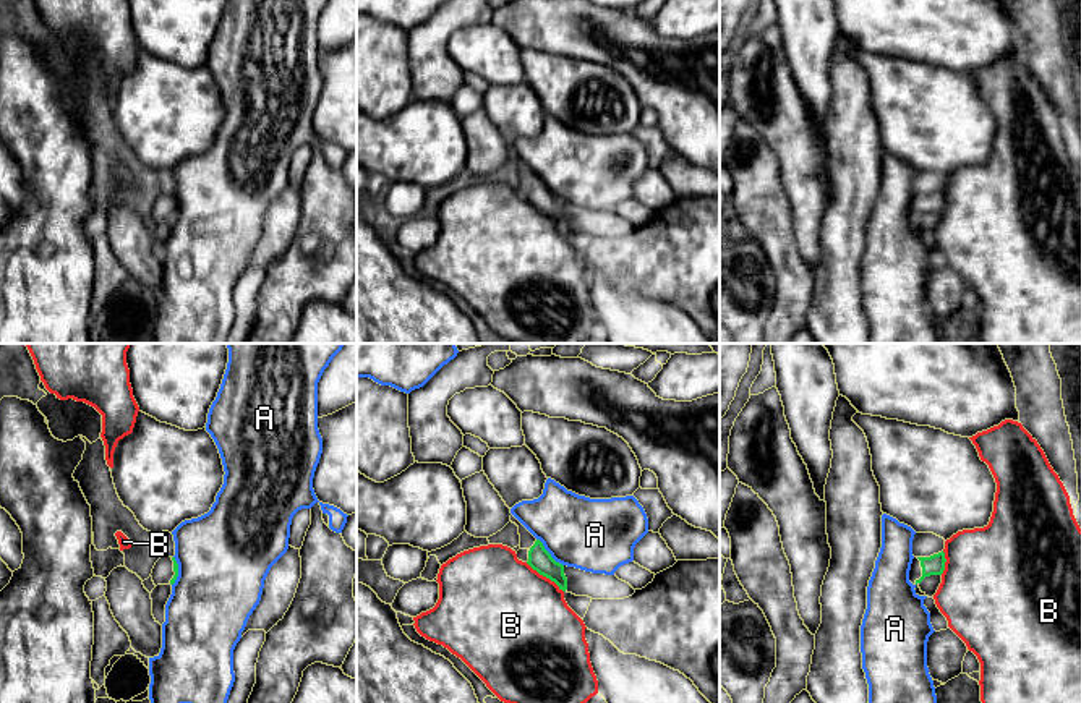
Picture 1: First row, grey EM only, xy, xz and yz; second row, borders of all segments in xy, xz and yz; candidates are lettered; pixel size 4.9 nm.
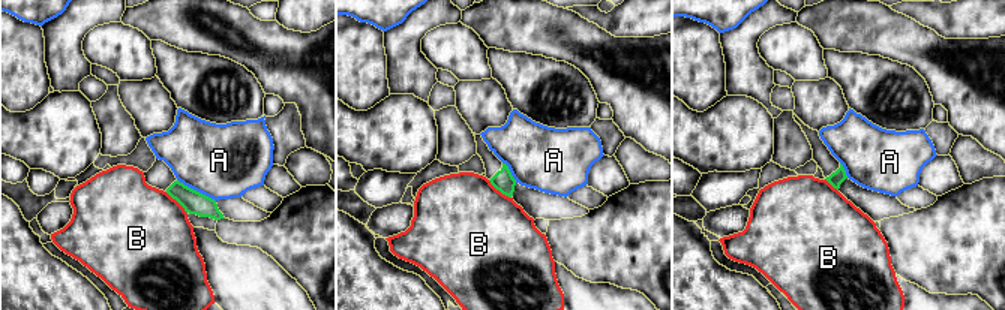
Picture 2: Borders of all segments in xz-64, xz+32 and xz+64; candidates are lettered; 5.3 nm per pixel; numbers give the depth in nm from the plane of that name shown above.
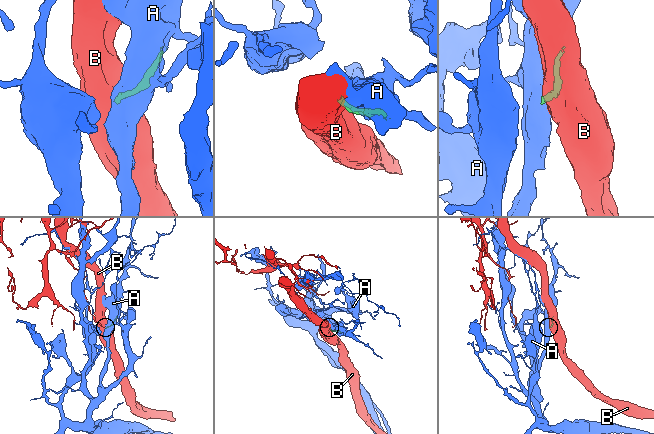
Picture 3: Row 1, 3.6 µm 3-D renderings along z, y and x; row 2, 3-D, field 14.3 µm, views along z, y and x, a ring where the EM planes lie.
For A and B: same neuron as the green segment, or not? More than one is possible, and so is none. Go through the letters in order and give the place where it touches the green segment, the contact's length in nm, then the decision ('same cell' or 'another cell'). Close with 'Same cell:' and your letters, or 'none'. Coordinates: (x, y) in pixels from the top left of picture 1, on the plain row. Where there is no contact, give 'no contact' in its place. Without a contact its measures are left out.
A: contact xz (548, 190); length 190 nm; another cell
B: contact xz (545, 213); length 240 nm; another cell
Same cell: none

